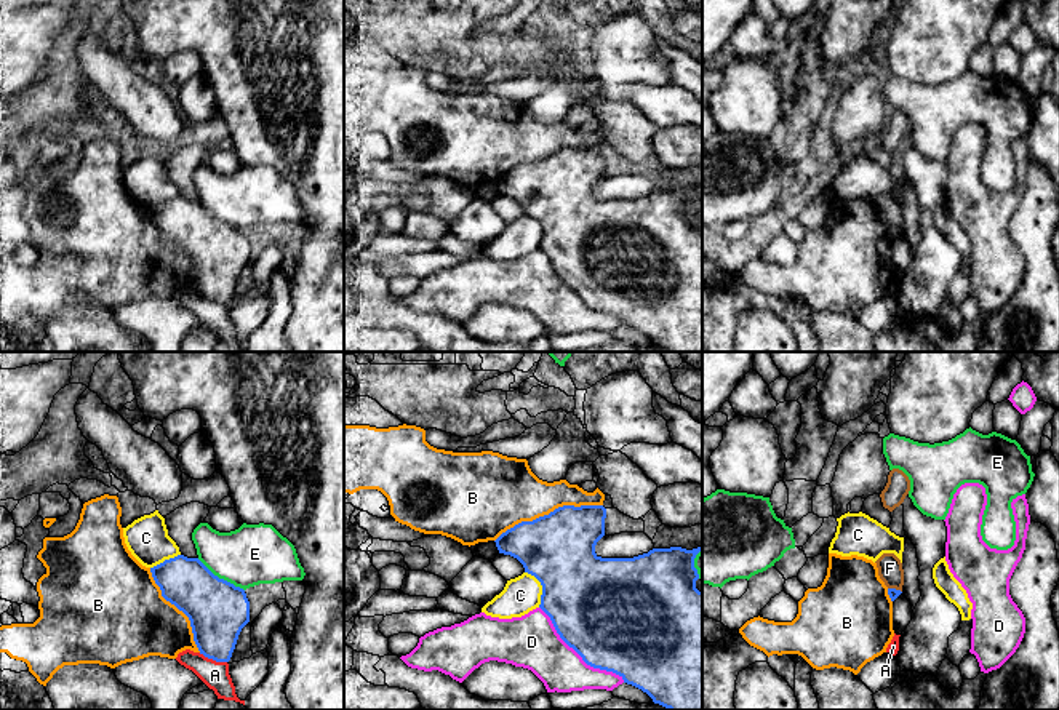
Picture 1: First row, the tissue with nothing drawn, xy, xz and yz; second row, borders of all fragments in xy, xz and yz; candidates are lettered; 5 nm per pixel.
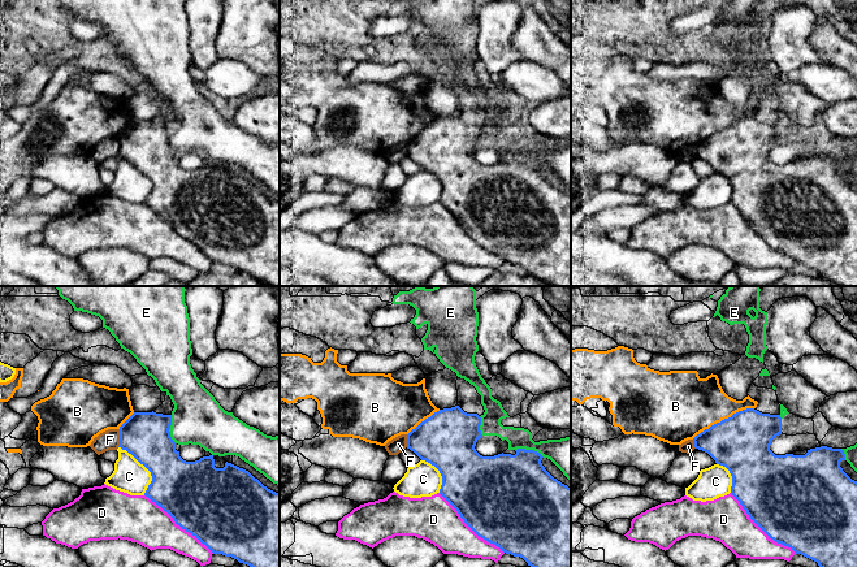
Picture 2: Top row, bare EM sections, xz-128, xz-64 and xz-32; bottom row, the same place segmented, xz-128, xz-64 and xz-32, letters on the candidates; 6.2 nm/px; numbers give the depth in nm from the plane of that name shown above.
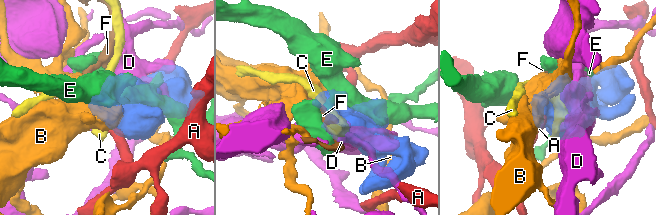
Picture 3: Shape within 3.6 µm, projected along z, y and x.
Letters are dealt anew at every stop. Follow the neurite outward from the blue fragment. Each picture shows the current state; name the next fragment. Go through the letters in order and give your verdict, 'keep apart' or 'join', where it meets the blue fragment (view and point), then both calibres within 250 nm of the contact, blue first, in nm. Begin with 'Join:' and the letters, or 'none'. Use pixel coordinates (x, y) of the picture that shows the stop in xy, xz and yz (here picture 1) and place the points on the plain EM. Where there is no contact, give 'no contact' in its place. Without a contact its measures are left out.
Join: none
A: keep apart; contact xy (213, 301); calibres 300 and 140 nm
B: keep apart; contact xz (549, 155); calibres 360 and 340 nm
C: keep apart; contact xz (543, 229); calibres 440 and 190 nm
D: keep apart; contact xz (578, 295); calibres 500 and 280 nm
E: keep apart; contact xy (221, 221); calibres 300 and 300 nm
F: keep apart; contact yz (895, 231); calibres 50 and 130 nm

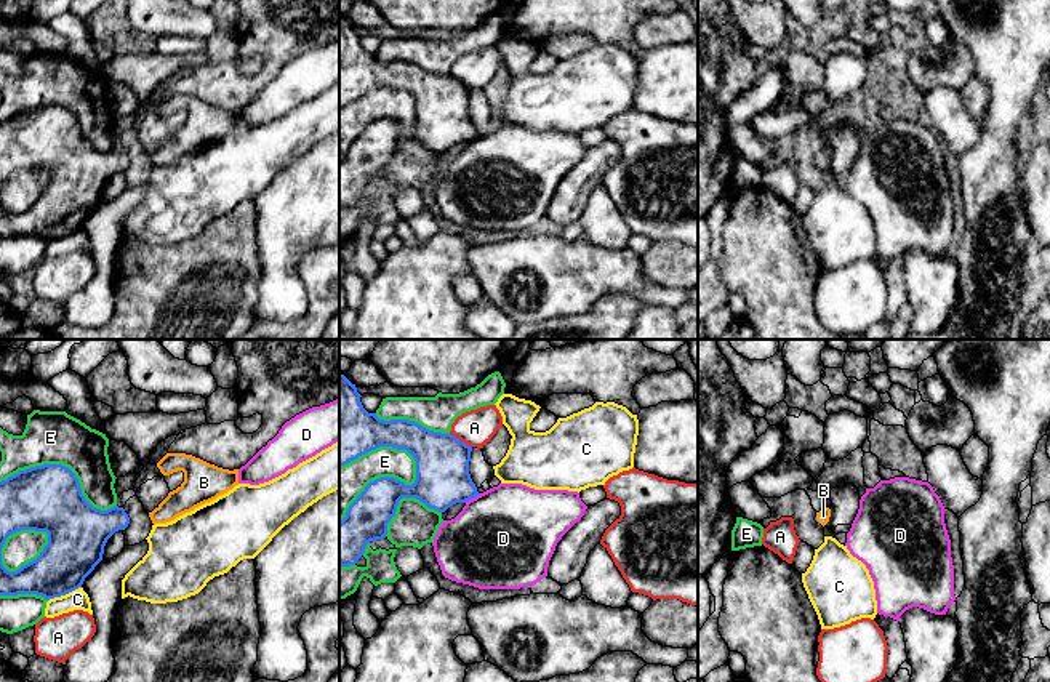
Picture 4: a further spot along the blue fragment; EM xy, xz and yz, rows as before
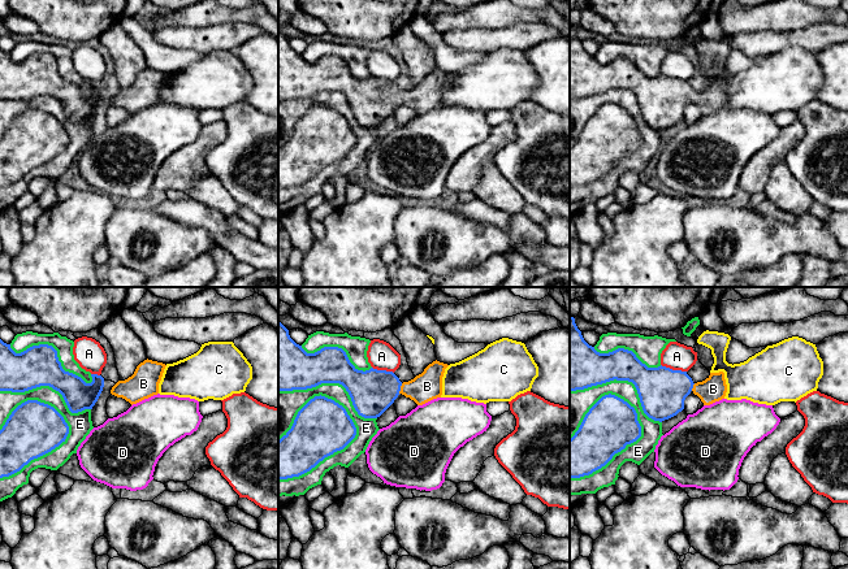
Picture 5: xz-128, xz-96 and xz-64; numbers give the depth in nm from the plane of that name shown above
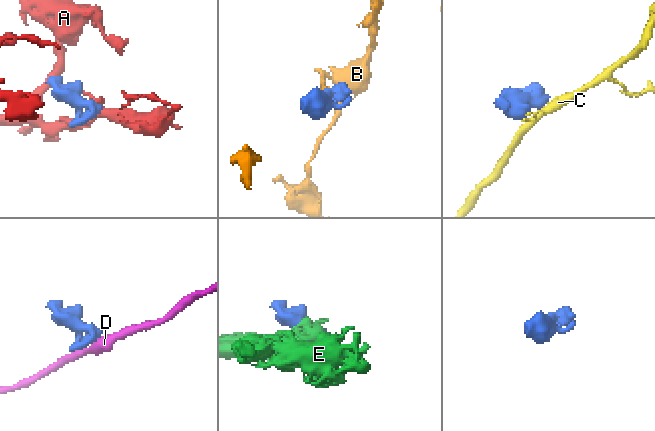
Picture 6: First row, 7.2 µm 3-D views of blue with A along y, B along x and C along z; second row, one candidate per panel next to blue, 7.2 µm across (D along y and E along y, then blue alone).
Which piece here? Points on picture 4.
Join: B
A: keep apart; contact xz (460, 82); calibres 280 and 180 nm
B: join; contact yz (817, 162); calibres 20 and 70 nm
C: keep apart; contact xy (64, 236); calibres 280 and 100 nm
D: keep apart; contact xz (472, 138); calibres 280 and 480 nm
E: keep apart; contact xz (384, 119); calibres 220 and 200 nm

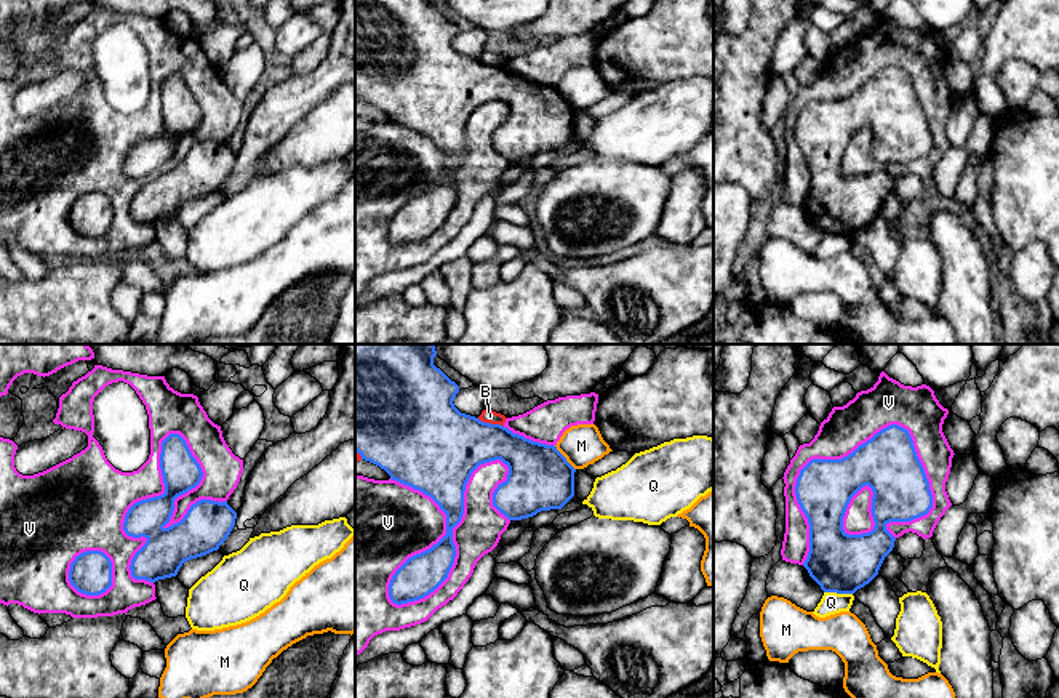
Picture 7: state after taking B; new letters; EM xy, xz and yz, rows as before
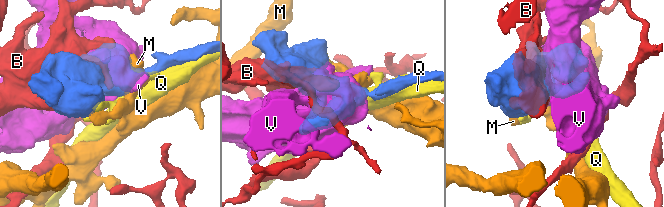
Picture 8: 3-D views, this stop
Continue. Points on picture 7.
Join: none
B: keep apart; contact xz (488, 64); calibres 380 and 70 nm
M: keep apart; contact xz (565, 100); calibres 320 and 200 nm
Q: keep apart; contact yz (839, 234); calibres 300 and 110 nm
V: keep apart; contact xz (451, 176); calibres 200 and 340 nm

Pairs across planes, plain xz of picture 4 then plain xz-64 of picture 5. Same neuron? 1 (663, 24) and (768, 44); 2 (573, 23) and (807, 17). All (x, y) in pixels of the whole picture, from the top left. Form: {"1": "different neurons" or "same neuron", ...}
{"1": "same neuron", "2": "same neuron"}

